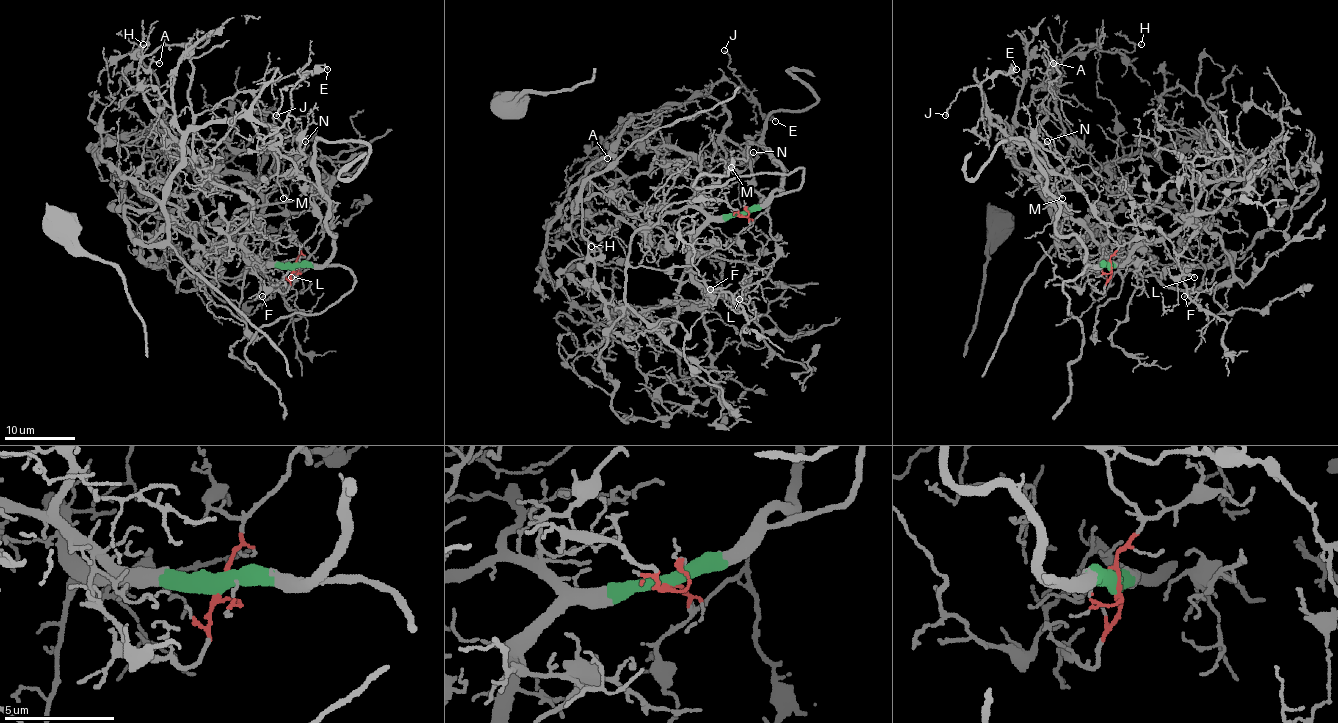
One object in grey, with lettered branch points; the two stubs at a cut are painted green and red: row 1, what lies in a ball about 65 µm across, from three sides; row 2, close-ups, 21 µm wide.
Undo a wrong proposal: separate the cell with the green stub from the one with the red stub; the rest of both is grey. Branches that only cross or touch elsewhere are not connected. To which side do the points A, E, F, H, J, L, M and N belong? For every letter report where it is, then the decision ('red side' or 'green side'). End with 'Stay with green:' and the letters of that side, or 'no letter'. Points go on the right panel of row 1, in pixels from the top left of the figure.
A: at (1053, 63); red side
E: at (1016, 69); red side
F: at (1184, 296); green side
H: at (1141, 44); green side
J: at (945, 115); red side
L: at (1194, 277); red side
M: at (1062, 198); red side
N: at (1047, 141); red side
Stay with green: F, H

